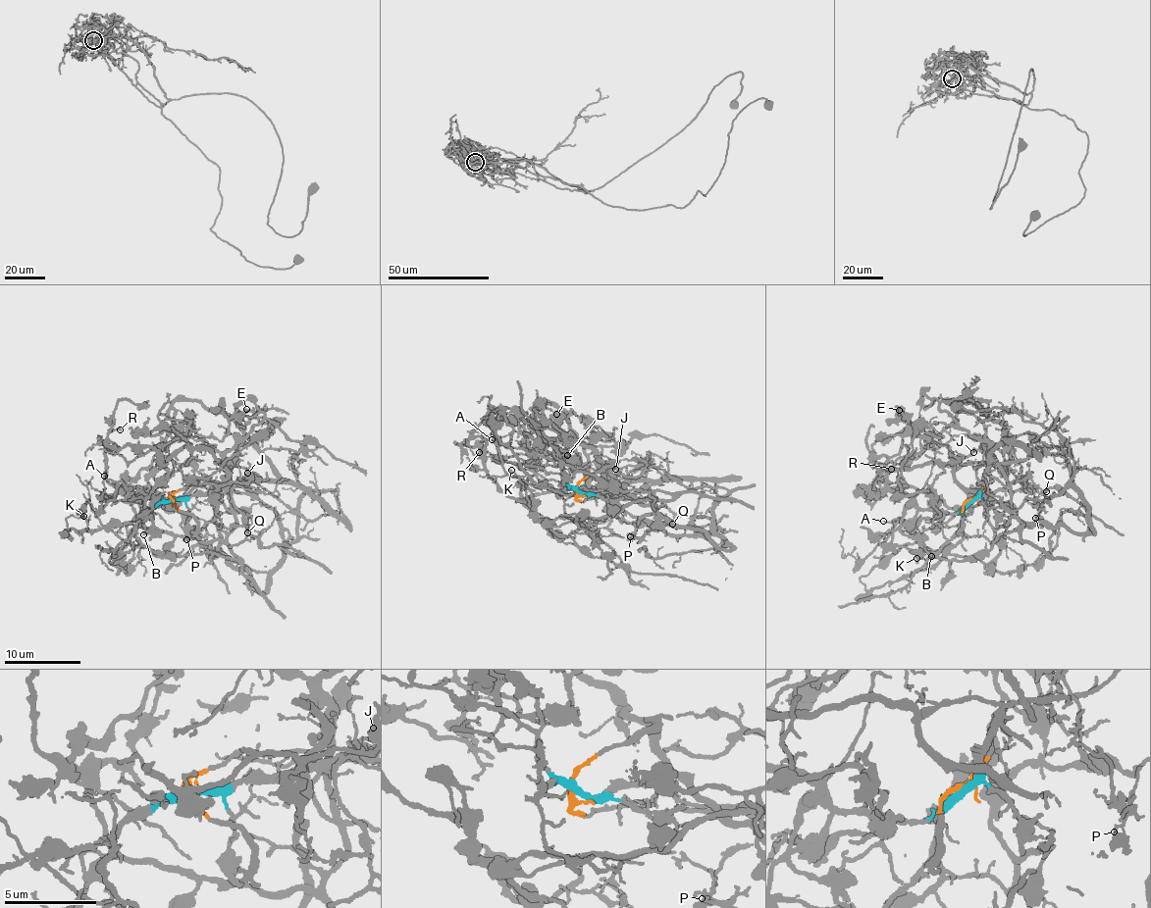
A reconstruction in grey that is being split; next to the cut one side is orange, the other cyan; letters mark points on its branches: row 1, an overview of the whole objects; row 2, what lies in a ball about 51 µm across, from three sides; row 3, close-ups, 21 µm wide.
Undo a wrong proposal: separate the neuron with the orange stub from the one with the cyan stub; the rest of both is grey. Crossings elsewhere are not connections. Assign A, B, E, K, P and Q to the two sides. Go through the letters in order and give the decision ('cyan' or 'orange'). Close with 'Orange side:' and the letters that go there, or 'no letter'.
A: cyan
B: cyan
E: orange
K: cyan
P: cyan
Q: cyan
Orange side: E

